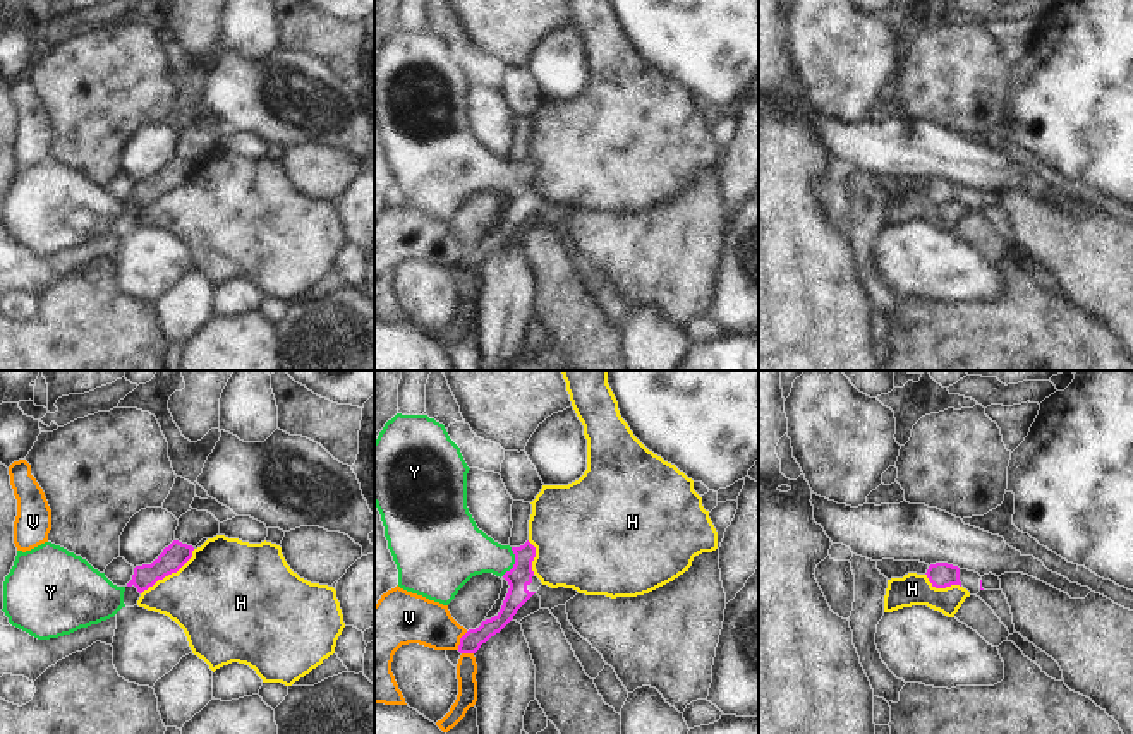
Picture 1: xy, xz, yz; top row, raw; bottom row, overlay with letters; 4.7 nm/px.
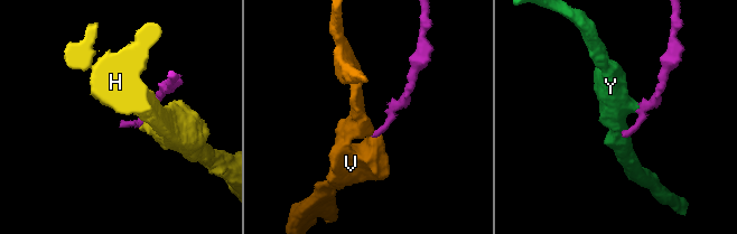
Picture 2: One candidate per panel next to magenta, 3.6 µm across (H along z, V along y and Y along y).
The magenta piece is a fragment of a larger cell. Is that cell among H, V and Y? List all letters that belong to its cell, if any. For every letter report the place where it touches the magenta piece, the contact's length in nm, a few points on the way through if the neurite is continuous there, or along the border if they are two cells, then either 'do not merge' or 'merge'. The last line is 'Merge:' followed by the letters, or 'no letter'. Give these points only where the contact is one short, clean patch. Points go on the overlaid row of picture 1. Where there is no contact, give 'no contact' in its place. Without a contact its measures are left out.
H: xy (169, 573) | 340 nm | along xy (194, 549), (175, 571), (158, 578), (141, 594) | do not merge
V: xz (460, 640) | 100 nm | along xz (467, 631), (457, 649) | do not merge
Y: xz (515, 563) | 140 nm | across xz (521, 575), (515, 563), (464, 551) | merge
Merge: Y

